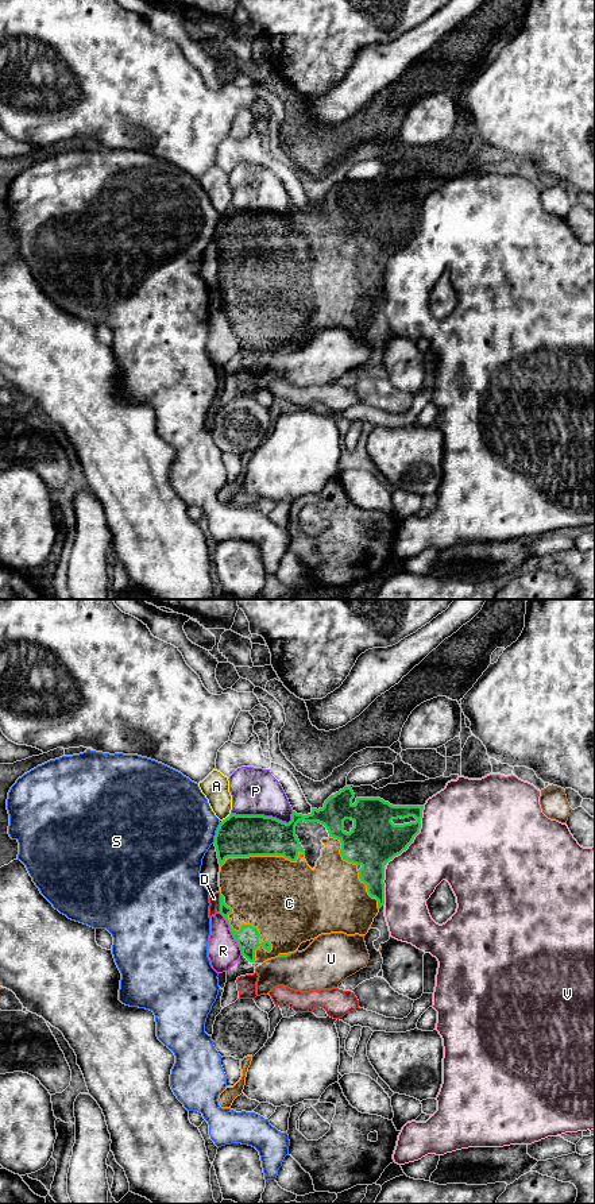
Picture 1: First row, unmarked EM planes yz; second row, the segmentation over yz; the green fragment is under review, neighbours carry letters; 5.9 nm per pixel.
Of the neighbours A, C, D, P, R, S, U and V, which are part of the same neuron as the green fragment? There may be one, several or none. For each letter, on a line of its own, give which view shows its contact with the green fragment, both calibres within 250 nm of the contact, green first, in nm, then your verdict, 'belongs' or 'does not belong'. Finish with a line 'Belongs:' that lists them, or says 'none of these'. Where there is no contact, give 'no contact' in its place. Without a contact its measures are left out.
A: no contact | does not belong
C: yz | 140/400 nm | belongs
D: yz | 120/60 nm | does not belong
P: yz | 260/280 nm | does not belong
R: yz | 140/190 nm | does not belong
S: yz | 260/480 nm | does not belong
U: yz | 20/300 nm | does not belong
V: yz | 300/460 nm | does not belong
Belongs: C

